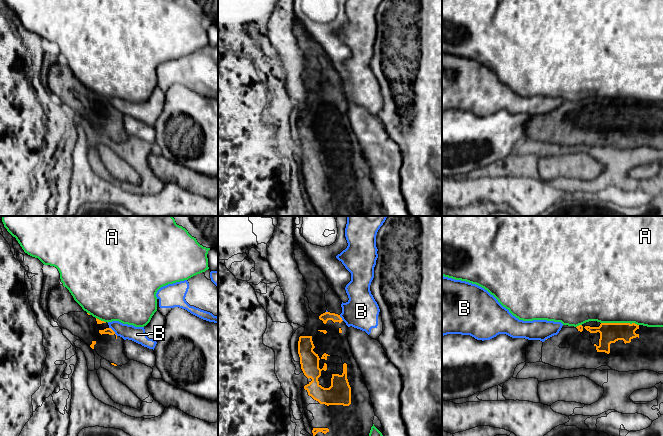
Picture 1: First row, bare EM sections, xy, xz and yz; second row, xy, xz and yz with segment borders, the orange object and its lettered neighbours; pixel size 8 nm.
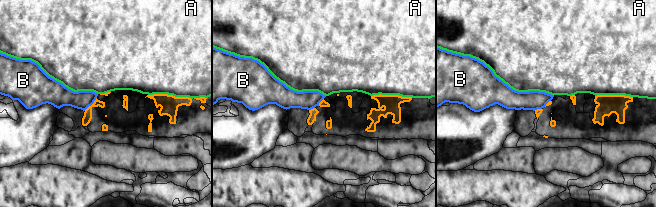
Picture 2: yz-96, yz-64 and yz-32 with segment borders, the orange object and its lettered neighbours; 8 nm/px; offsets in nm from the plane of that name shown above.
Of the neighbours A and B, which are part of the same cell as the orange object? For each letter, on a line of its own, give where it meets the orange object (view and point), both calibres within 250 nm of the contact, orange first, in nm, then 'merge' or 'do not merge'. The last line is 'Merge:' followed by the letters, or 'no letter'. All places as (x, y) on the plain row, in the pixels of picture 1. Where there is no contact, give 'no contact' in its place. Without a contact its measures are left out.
A: yz (620, 99) | 160/500 nm | do not merge
B: xy (113, 107) | 50/130 nm | do not merge
Merge: no letter

